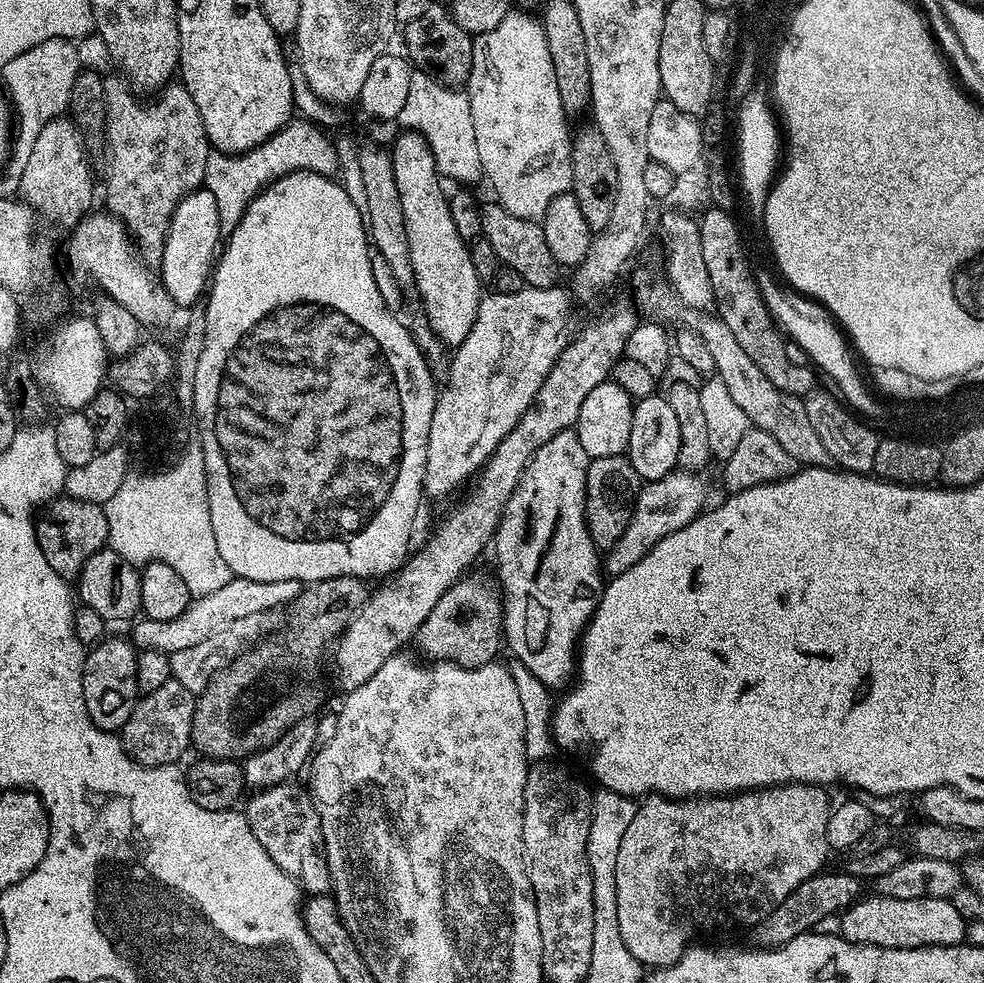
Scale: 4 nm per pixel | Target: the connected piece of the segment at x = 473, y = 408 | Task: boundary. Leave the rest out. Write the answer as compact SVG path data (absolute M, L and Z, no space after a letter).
M526 286L514 294L492 290L489 296L488 293L481 295L478 318L474 318L474 326L470 326L466 342L455 345L448 381L439 389L434 414L430 418L424 475L424 490L429 497L444 496L467 476L473 477L490 459L498 442L514 430L522 414L526 414L526 410L536 402L538 390L542 390L542 382L546 382L546 374L550 374L554 362L570 341L568 319L572 316L573 297L568 297L562 288Z

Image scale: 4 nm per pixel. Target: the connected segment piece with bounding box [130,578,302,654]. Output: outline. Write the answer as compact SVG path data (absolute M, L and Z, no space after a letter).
M234 578L226 582L226 586L214 590L214 594L193 598L186 606L186 610L178 614L178 618L170 618L167 622L147 618L137 619L131 625L133 628L130 639L133 645L140 650L158 650L169 654L178 650L186 650L189 646L198 646L198 642L206 642L210 634L216 634L223 628L228 628L234 622L238 622L238 618L250 618L250 614L280 610L283 604L284 607L291 605L293 600L298 599L301 591L302 584L298 580L254 582Z

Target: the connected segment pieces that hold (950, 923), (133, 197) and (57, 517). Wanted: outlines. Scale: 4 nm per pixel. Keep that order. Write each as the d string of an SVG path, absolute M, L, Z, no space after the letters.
M875 894L866 896L845 908L841 915L840 935L852 944L883 948L925 948L965 943L966 922L962 914L954 910L951 899L886 898Z
M123 75L104 76L106 94L106 157L108 156L108 185L104 192L108 195L107 211L117 216L128 229L144 263L159 265L166 234L170 230L176 204L186 198L195 188L203 185L206 158L210 151L208 135L202 126L202 114L194 106L194 98L184 88L183 83L169 82L160 89L149 104L143 104L131 84Z
M67 494L53 499L35 517L34 523L38 546L42 546L42 554L46 562L54 566L54 574L58 574L65 582L75 581L79 577L82 566L86 566L90 557L99 548L109 543L110 529L107 511L94 502L79 500Z

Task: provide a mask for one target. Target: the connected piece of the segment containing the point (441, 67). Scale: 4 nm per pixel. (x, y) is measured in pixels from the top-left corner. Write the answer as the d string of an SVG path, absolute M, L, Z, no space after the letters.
M434 2L421 18L403 25L405 53L409 61L422 70L431 70L448 87L461 87L467 83L473 68L473 37L454 22L451 11L440 2Z

